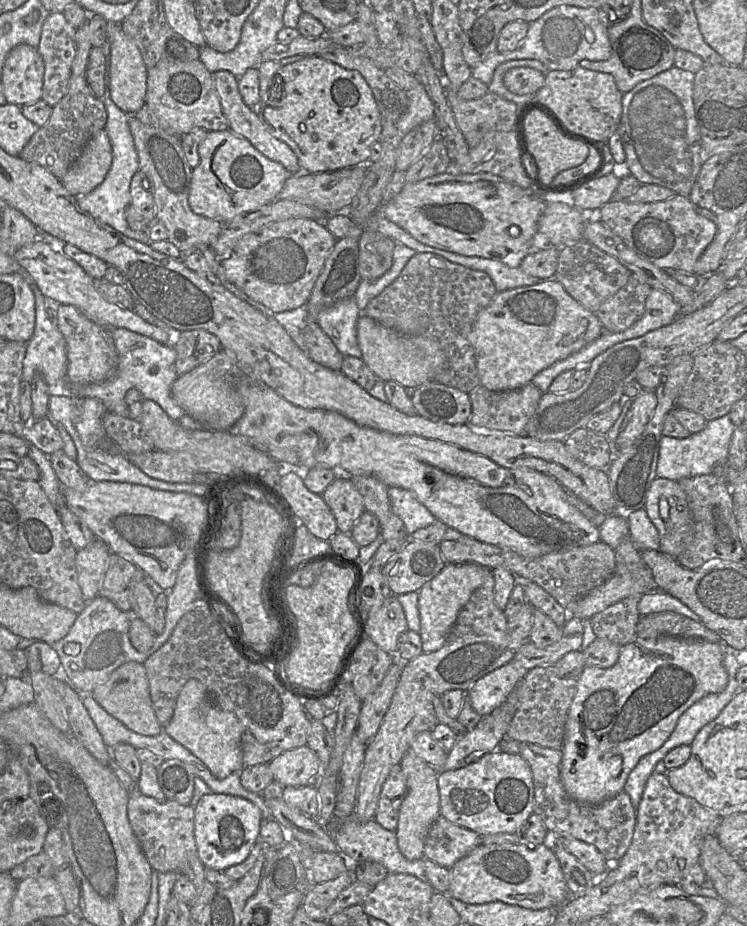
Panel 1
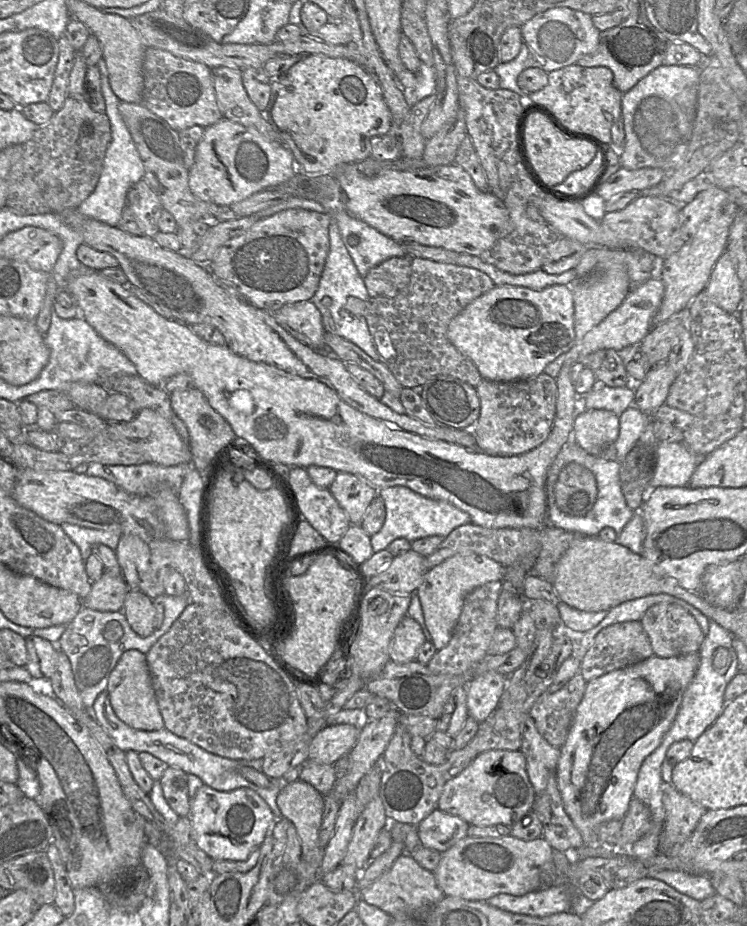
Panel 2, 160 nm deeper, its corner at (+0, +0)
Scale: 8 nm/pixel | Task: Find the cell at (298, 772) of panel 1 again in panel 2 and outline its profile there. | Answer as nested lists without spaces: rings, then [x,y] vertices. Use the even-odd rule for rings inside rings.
[[[329,724],[312,739],[307,762],[333,765],[350,753],[359,730],[351,724]]]

